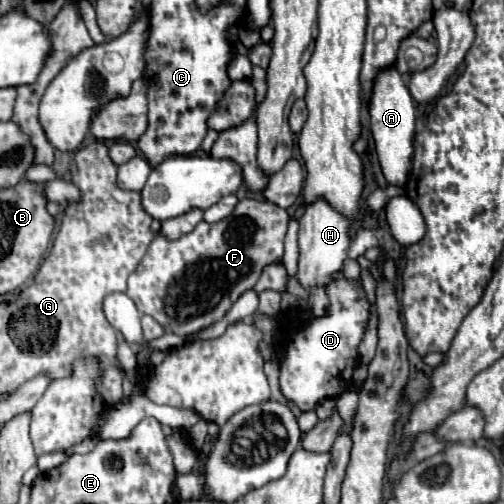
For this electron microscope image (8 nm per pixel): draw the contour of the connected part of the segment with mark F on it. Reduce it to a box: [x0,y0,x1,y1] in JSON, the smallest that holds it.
[127,198,287,336]

